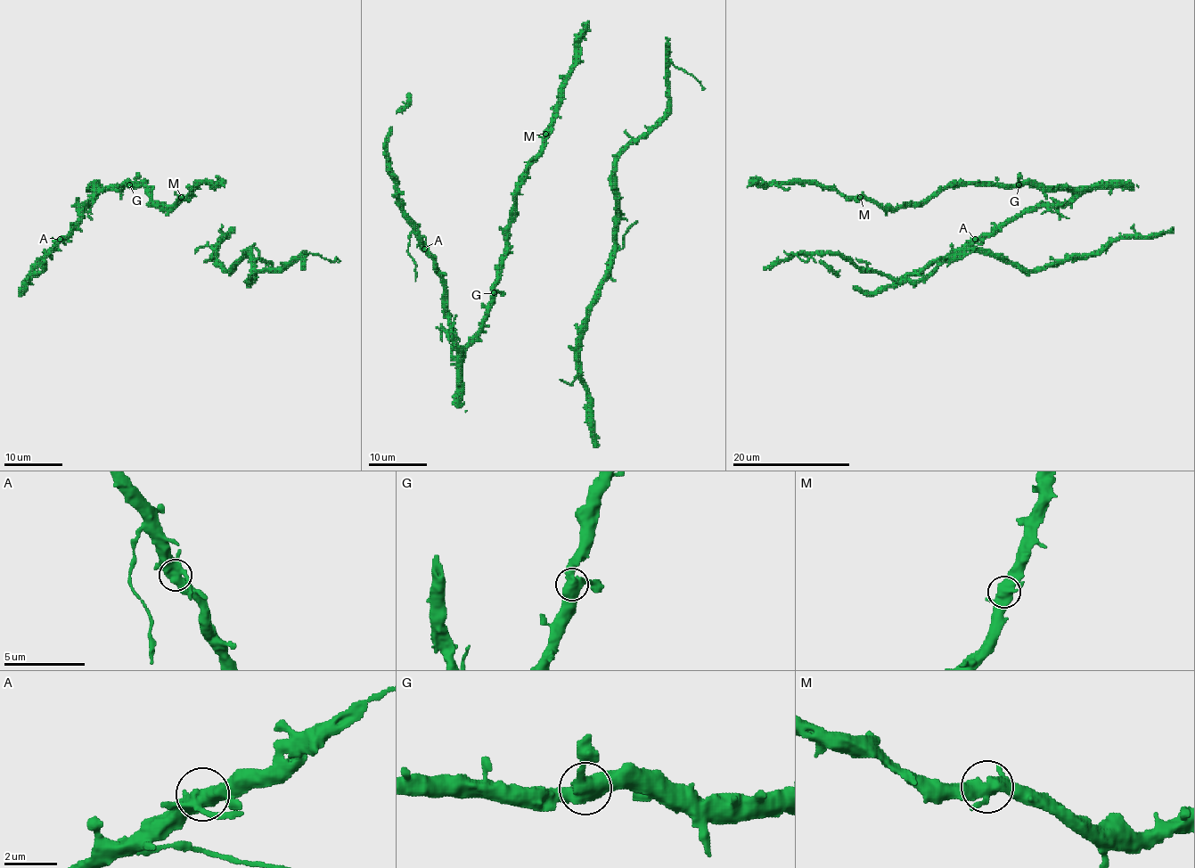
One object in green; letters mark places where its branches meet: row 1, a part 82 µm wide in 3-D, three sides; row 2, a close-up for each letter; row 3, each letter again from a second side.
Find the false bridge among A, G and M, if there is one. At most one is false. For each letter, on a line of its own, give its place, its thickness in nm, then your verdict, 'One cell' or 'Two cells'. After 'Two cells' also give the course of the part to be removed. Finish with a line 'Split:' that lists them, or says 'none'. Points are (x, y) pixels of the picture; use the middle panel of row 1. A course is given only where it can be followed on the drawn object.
A: Place: (424, 249). Thickness 480 nm. One cell
G: Place: (494, 292). Thickness 550 nm. One cell
M: Place: (545, 134). Thickness 550 nm. One cell
Split: none

